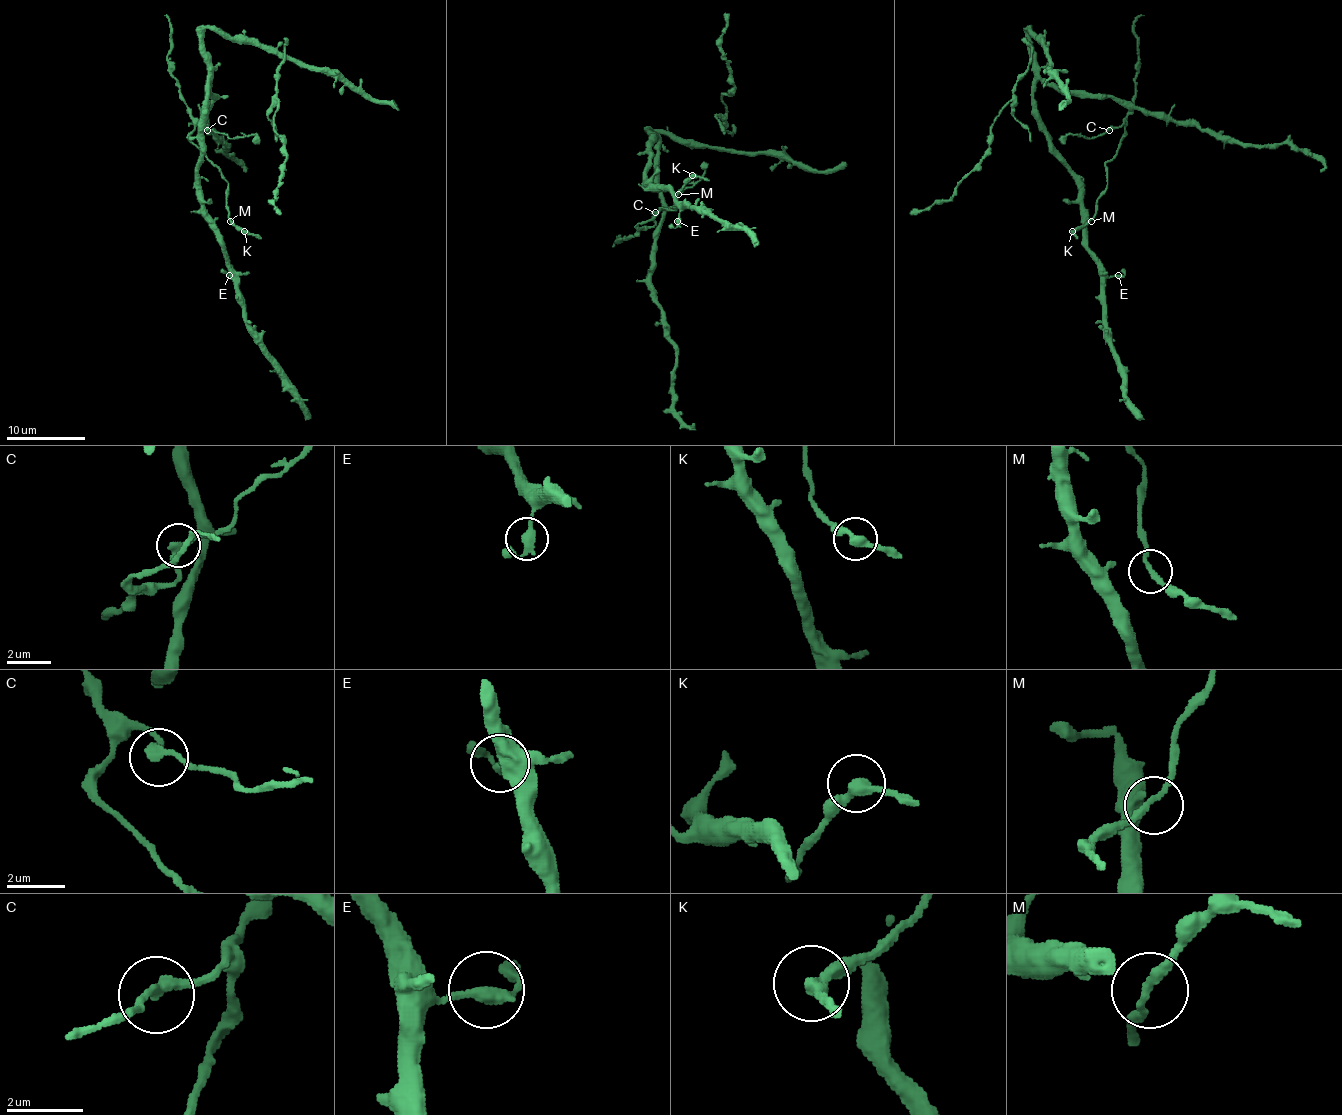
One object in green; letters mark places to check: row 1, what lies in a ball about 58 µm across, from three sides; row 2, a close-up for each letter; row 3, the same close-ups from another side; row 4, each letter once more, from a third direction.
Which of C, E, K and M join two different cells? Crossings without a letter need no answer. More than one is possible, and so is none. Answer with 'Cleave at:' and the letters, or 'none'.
Cleave at: none

